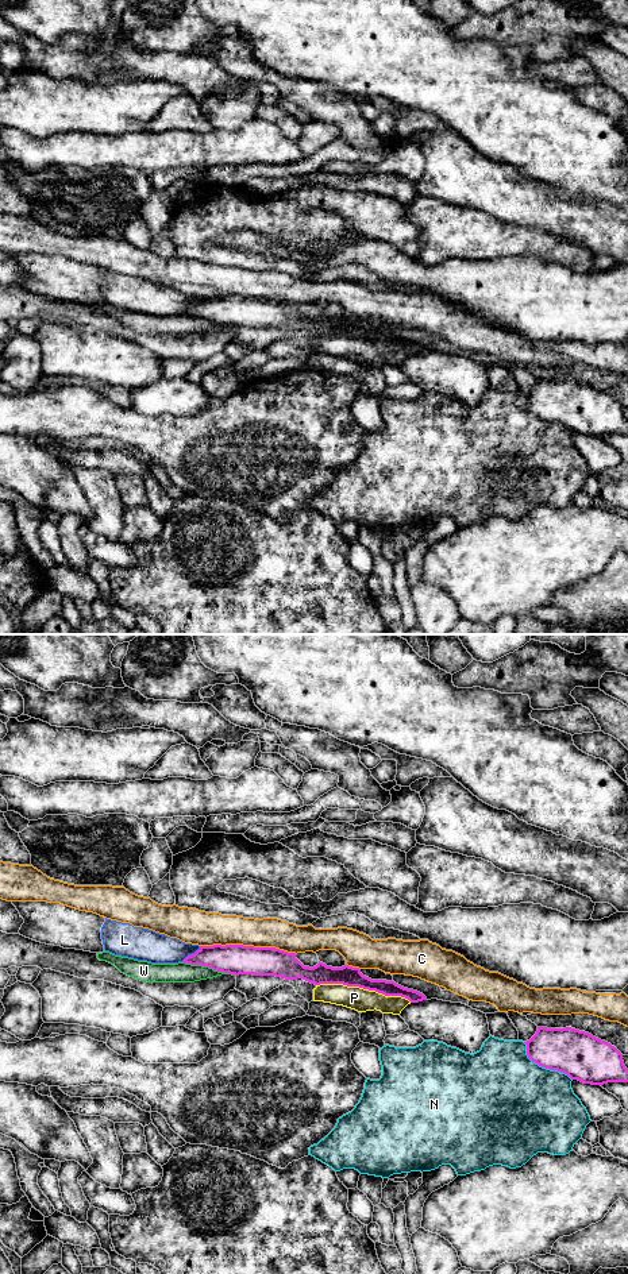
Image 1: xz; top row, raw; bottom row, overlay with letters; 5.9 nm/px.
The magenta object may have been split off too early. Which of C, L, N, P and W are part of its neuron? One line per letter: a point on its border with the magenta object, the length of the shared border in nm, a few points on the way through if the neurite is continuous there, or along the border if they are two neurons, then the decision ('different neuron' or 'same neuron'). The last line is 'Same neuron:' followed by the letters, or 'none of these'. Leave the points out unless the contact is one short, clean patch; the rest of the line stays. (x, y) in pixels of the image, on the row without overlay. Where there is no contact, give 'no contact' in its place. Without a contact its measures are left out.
C: xz (249, 298) | 600 nm | different neuron
L: xz (192, 307) | 150 nm | along xz (200, 298), (181, 313) | different neuron
N: xz (543, 419) | 380 nm | different neuron
P: xz (363, 340) | 600 nm | different neuron
W: xz (207, 317) | 300 nm | along xz (182, 313), (191, 317), (207, 317), (230, 325) | different neuron
Same neuron: none of these

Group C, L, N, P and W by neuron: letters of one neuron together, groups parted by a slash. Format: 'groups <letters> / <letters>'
groups C / L / N / P / W

